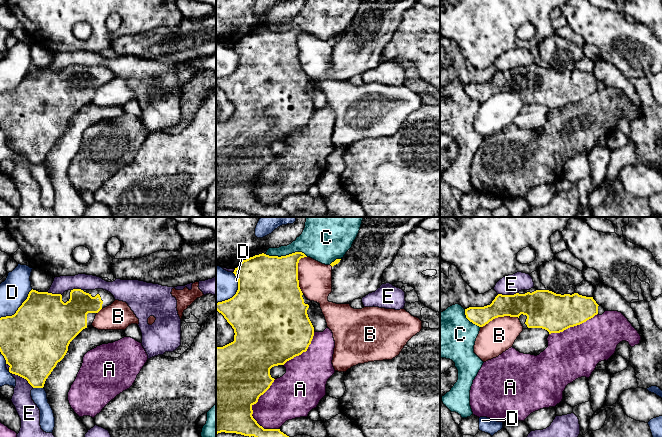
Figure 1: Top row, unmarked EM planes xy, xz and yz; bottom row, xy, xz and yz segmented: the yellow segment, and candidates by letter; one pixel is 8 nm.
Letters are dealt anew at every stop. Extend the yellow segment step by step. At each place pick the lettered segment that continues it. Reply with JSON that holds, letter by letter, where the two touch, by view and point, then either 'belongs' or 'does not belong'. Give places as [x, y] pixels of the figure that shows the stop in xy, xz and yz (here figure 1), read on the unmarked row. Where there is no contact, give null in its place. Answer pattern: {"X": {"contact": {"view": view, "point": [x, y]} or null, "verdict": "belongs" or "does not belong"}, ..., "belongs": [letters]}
{"A": {"contact": {"view": "xz", "point": [254, 179]}, "verdict": "does not belong"}, "B": {"contact": {"view": "xz", "point": [297, 49]}, "verdict": "does not belong"}, "C": {"contact": {"view": "xz", "point": [286, 31]}, "verdict": "does not belong"}, "D": {"contact": {"view": "xy", "point": [18, 84]}, "verdict": "does not belong"}, "E": {"contact": {"view": "xy", "point": [22, 153]}, "verdict": "does not belong"}, "belongs": []}

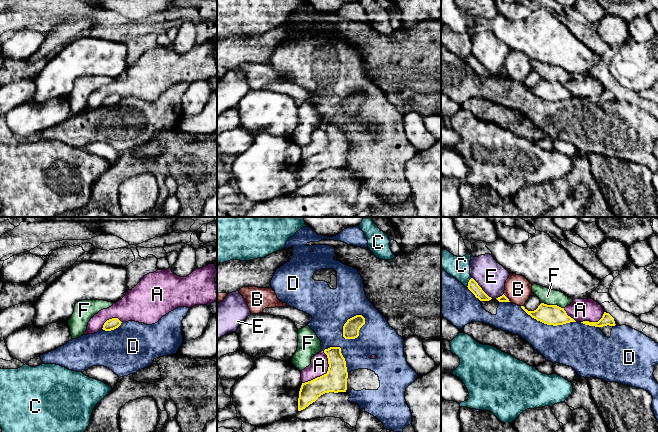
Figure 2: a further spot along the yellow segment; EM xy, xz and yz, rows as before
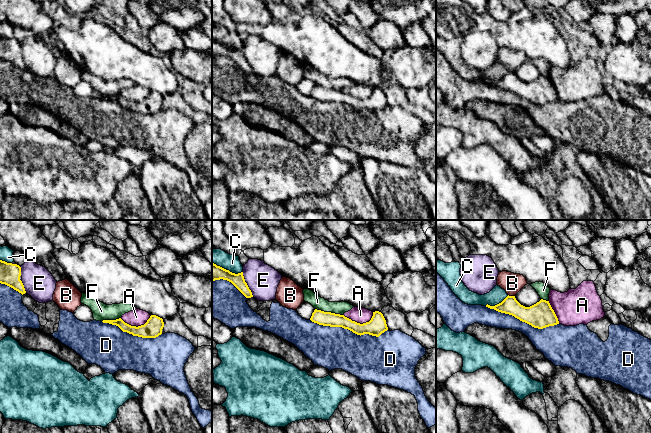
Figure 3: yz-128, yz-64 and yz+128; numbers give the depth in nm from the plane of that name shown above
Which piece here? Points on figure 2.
{"A": {"contact": {"view": "xz", "point": [324, 150]}, "verdict": "does not belong"}, "B": {"contact": {"view": "yz", "point": [507, 74]}, "verdict": "does not belong"}, "C": {"contact": {"view": "yz", "point": [468, 58]}, "verdict": "does not belong"}, "D": {"contact": {"view": "xz", "point": [345, 99]}, "verdict": "does not belong"}, "E": {"contact": {"view": "yz", "point": [481, 64]}, "verdict": "does not belong"}, "F": {"contact": {"view": "yz", "point": [552, 81]}, "verdict": "does not belong"}, "belongs": []}

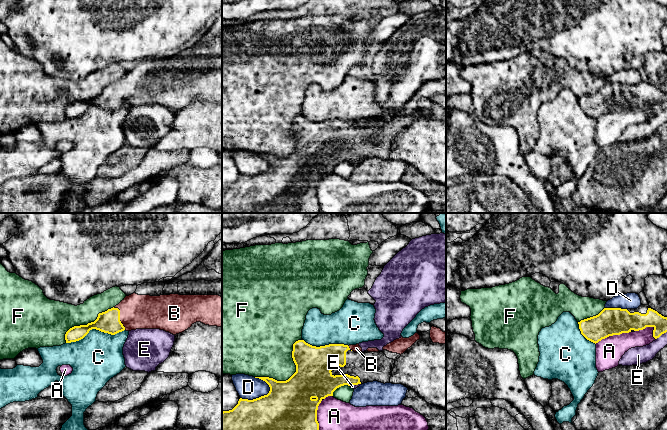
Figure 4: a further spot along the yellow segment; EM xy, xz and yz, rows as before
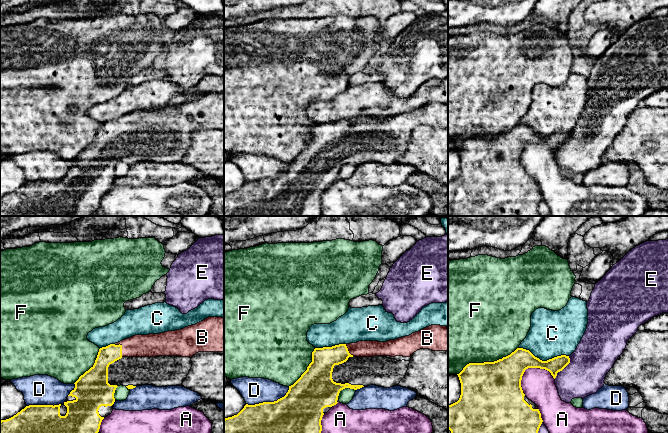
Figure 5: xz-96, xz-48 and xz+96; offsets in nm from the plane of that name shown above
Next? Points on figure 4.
{"A": {"contact": {"view": "yz", "point": [612, 111]}, "verdict": "does not belong"}, "B": {"contact": {"view": "xy", "point": [119, 93]}, "verdict": "belongs"}, "C": {"contact": {"view": "xy", "point": [95, 104]}, "verdict": "does not belong"}, "D": {"contact": {"view": "xz", "point": [256, 174]}, "verdict": "does not belong"}, "E": {"contact": {"view": "xz", "point": [355, 160]}, "verdict": "does not belong"}, "F": {"contact": {"view": "xz", "point": [294, 149]}, "verdict": "does not belong"}, "belongs": ["B"]}

